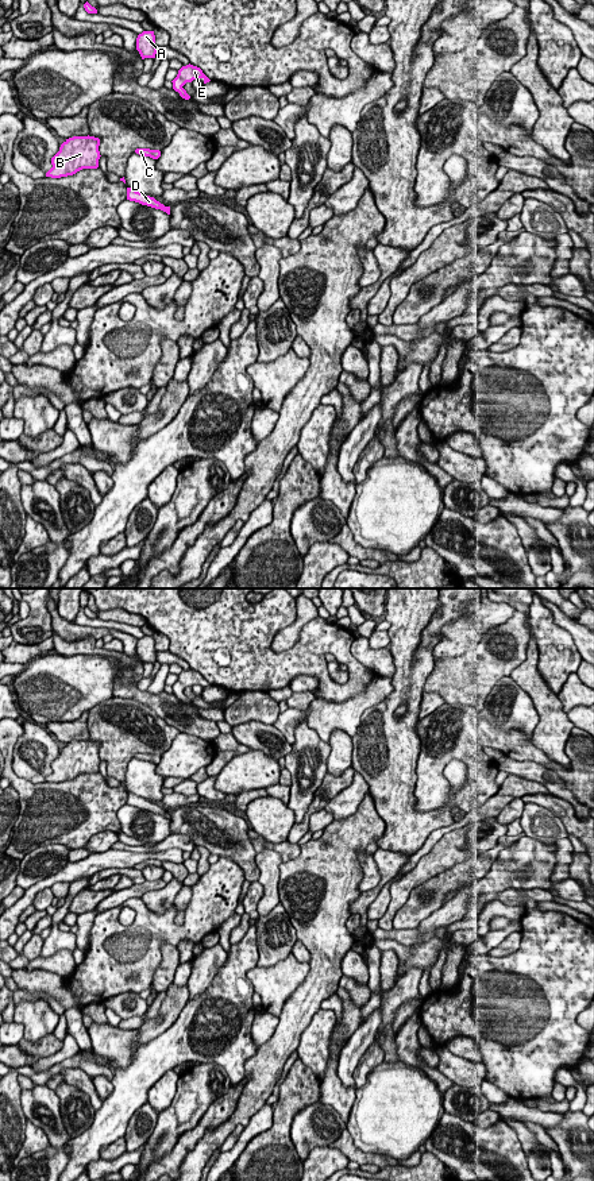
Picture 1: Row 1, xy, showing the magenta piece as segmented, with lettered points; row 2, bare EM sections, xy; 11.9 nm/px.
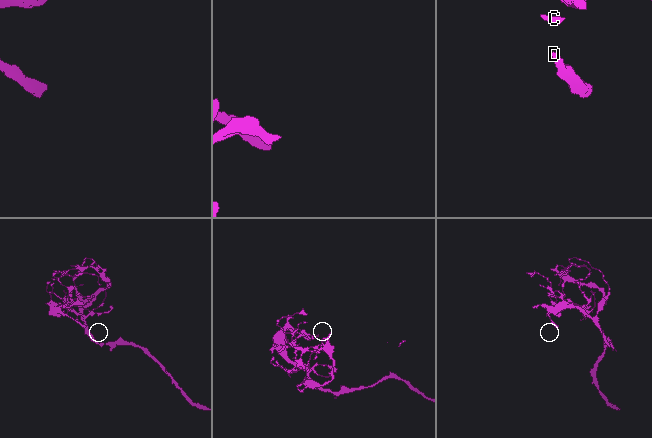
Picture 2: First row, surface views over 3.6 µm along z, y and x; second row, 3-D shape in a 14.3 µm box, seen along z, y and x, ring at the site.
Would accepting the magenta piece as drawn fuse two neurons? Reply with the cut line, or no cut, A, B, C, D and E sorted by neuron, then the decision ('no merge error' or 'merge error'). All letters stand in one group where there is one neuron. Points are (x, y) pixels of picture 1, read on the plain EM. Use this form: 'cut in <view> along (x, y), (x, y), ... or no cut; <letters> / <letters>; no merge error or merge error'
no cut; A B C D E; no merge error

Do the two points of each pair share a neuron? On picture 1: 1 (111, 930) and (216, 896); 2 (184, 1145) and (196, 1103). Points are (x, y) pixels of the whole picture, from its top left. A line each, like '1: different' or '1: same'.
1: same
2: different

